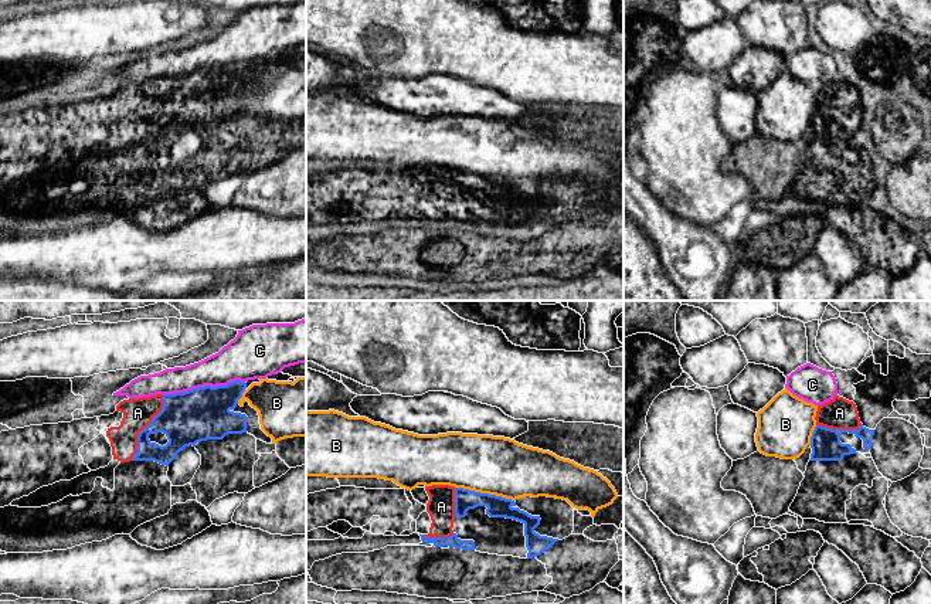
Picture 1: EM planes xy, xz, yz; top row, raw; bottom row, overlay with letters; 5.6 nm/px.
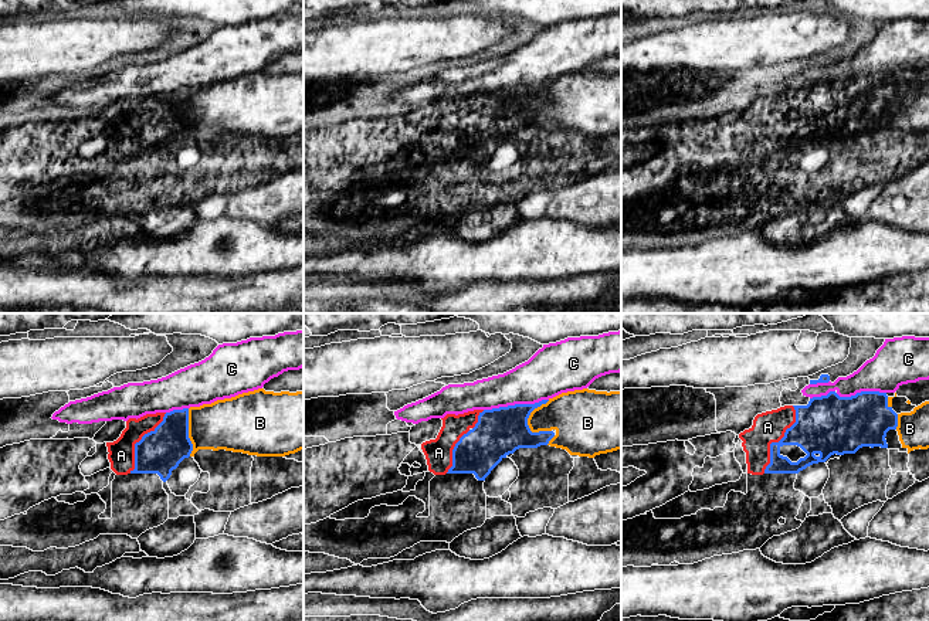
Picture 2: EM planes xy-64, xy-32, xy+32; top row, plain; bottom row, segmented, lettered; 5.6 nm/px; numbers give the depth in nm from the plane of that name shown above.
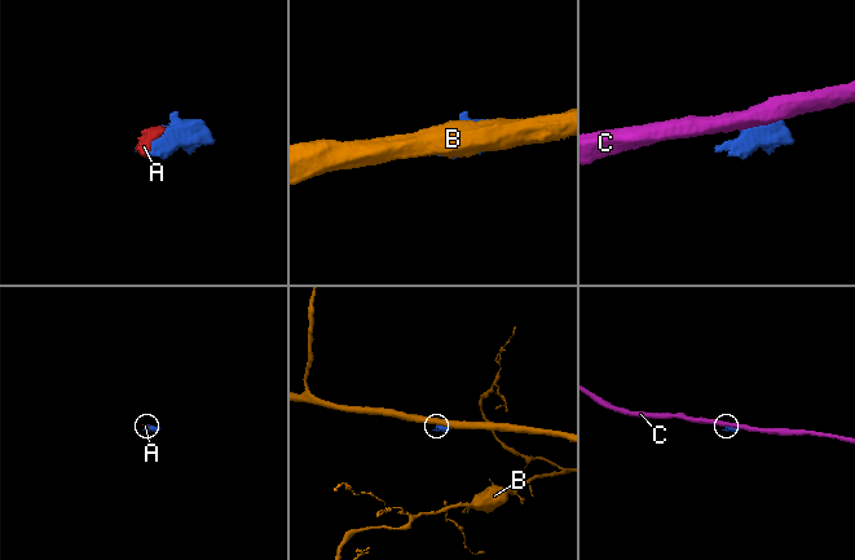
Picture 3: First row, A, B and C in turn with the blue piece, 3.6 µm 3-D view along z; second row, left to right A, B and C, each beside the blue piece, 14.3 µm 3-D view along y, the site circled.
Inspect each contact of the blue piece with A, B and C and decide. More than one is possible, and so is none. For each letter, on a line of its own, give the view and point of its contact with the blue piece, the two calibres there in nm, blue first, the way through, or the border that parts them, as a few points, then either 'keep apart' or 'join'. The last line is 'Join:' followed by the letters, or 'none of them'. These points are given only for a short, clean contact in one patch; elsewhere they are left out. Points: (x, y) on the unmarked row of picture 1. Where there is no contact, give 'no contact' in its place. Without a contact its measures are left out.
A: contact xy (146, 109); calibres 300 and 180 nm; join
B: contact xz (485, 176); calibres 120 and 340 nm; keep apart
C: contact xy (204, 68); calibres 300 and 220 nm; keep apart
Join: A

